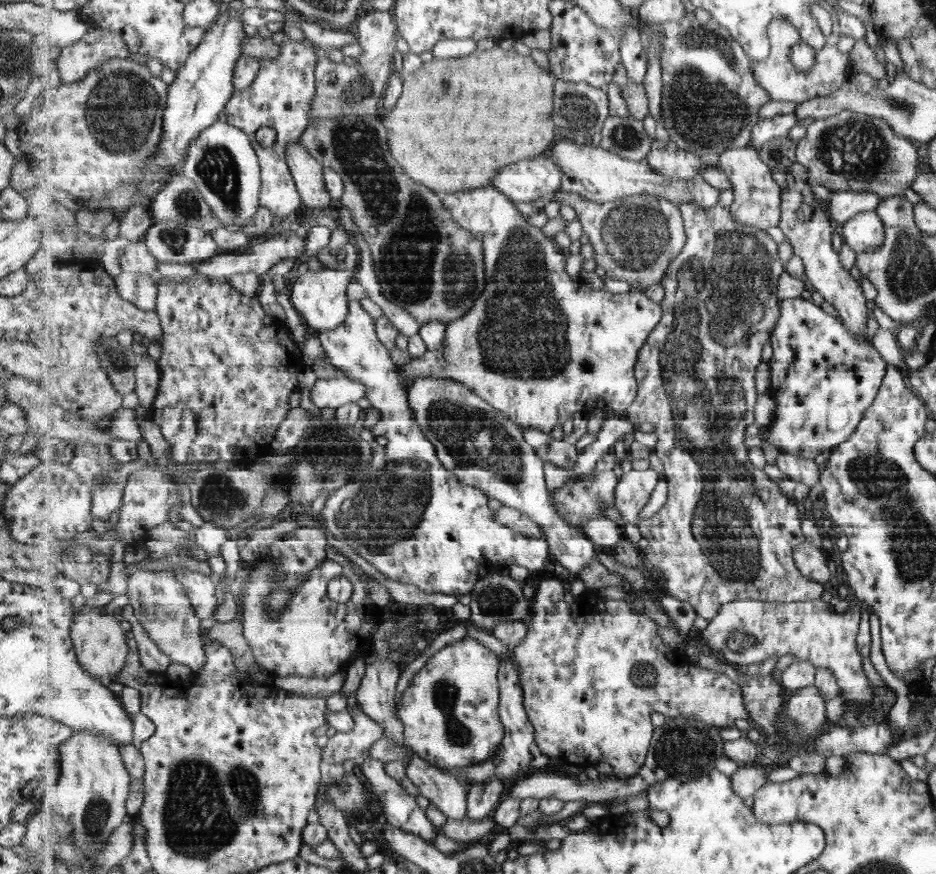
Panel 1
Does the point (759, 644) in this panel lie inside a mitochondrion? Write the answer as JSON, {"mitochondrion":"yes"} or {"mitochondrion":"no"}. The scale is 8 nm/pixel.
{"mitochondrion":"yes"}

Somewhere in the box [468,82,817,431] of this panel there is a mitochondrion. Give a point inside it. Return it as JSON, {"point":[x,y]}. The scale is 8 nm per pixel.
{"point":[523,334]}

